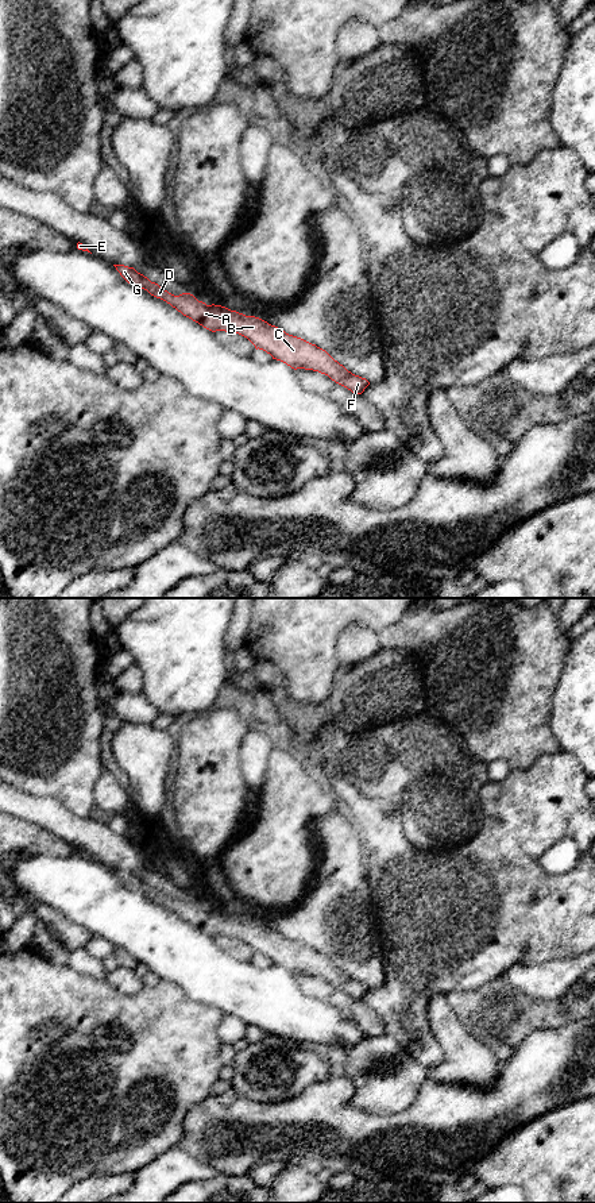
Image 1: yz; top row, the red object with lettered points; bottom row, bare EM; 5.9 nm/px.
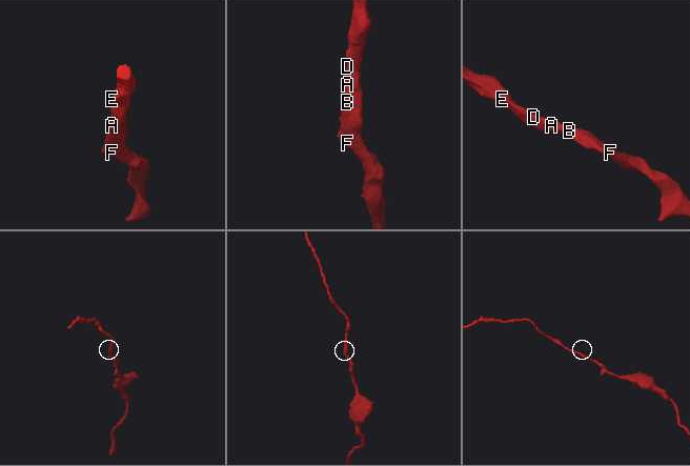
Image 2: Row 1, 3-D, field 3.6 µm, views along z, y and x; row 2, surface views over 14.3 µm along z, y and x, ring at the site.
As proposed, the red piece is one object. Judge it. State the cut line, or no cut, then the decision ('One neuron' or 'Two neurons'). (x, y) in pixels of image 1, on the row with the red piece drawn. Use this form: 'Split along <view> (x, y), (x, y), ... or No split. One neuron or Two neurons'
No split. One neuron

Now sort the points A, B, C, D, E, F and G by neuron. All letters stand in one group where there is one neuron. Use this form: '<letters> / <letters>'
A B C D E F G

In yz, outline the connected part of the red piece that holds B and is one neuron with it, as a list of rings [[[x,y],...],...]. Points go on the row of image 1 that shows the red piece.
[[[113,265],[120,275],[131,285],[147,290],[181,312],[183,316],[198,323],[204,328],[216,332],[235,332],[247,338],[258,350],[263,350],[291,369],[305,369],[328,375],[336,383],[347,387],[353,394],[362,394],[370,385],[366,378],[352,374],[335,360],[325,350],[301,338],[286,333],[283,329],[267,321],[246,316],[221,305],[206,305],[190,293],[174,296],[138,273],[134,267]]]

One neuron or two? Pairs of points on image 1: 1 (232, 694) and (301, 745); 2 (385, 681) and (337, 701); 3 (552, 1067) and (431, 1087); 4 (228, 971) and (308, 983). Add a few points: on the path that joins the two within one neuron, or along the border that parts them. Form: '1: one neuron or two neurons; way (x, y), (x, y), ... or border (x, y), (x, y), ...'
1: one neuron; way (250, 704), (255, 705), (284, 732)
2: one neuron; way (373, 693), (364, 694), (356, 701), (350, 701)
3: one neuron; way (522, 1091), (513, 1101), (460, 1101)
4: two neurons; border (294, 975), (298, 987), (304, 993), (323, 1001)

